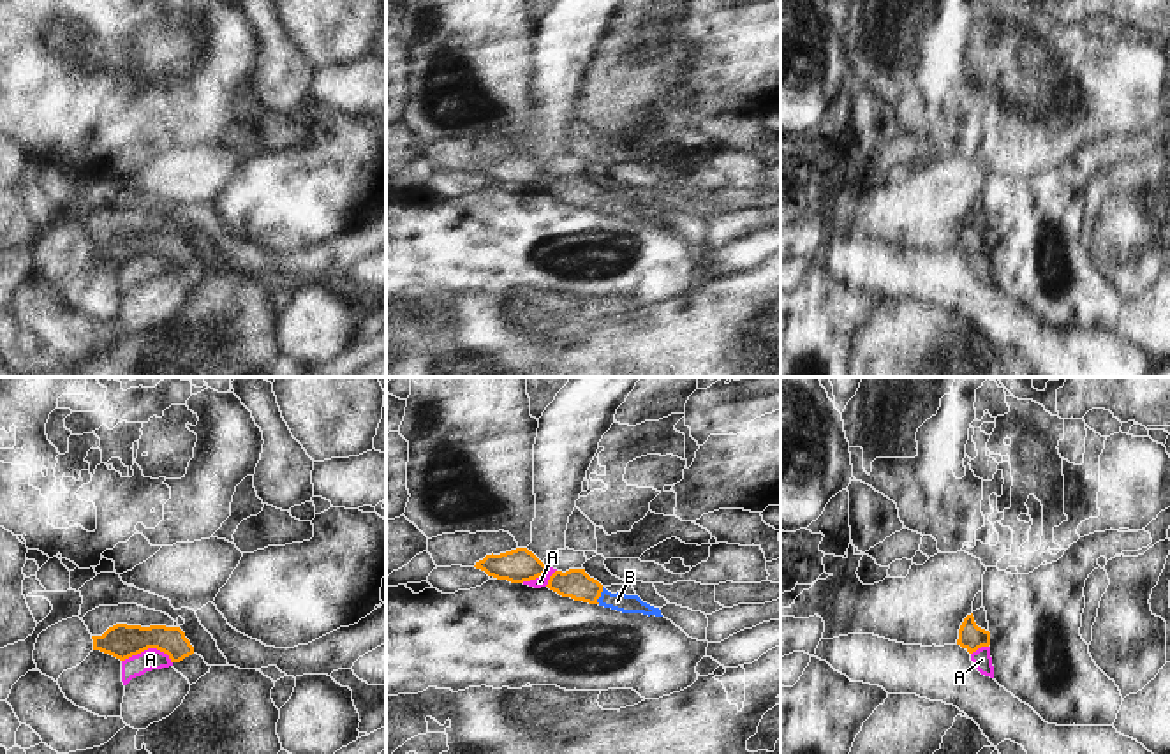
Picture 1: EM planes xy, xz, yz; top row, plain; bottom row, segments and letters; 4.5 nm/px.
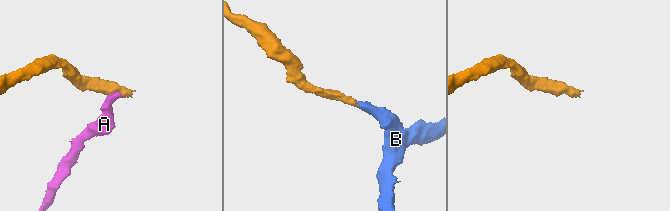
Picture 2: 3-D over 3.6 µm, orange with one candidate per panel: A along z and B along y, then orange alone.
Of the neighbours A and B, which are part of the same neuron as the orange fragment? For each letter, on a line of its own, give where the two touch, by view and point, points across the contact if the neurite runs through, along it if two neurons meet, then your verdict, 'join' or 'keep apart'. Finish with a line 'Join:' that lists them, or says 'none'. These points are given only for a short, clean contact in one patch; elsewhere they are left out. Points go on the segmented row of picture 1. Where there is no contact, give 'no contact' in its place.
A: xy (147, 649) | along xy (171, 659), (155, 649), (145, 649), (122, 661) | keep apart
B: xz (599, 596) | across xz (575, 583), (599, 596), (617, 601) | join
Join: B

